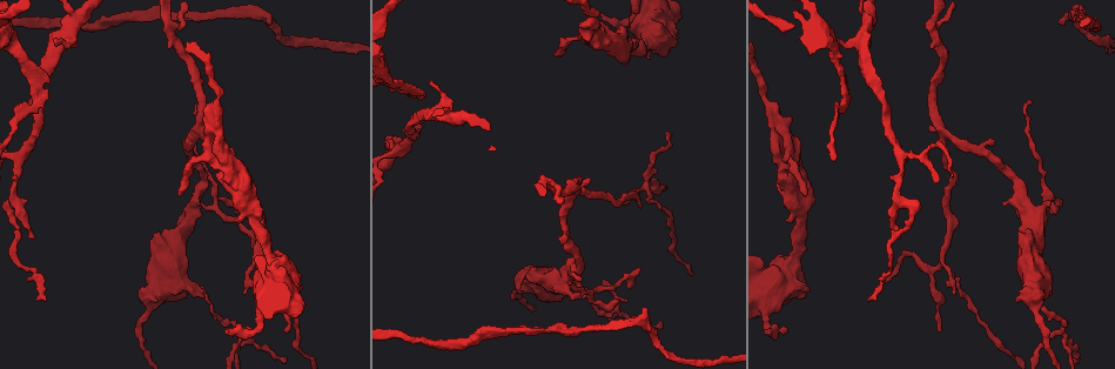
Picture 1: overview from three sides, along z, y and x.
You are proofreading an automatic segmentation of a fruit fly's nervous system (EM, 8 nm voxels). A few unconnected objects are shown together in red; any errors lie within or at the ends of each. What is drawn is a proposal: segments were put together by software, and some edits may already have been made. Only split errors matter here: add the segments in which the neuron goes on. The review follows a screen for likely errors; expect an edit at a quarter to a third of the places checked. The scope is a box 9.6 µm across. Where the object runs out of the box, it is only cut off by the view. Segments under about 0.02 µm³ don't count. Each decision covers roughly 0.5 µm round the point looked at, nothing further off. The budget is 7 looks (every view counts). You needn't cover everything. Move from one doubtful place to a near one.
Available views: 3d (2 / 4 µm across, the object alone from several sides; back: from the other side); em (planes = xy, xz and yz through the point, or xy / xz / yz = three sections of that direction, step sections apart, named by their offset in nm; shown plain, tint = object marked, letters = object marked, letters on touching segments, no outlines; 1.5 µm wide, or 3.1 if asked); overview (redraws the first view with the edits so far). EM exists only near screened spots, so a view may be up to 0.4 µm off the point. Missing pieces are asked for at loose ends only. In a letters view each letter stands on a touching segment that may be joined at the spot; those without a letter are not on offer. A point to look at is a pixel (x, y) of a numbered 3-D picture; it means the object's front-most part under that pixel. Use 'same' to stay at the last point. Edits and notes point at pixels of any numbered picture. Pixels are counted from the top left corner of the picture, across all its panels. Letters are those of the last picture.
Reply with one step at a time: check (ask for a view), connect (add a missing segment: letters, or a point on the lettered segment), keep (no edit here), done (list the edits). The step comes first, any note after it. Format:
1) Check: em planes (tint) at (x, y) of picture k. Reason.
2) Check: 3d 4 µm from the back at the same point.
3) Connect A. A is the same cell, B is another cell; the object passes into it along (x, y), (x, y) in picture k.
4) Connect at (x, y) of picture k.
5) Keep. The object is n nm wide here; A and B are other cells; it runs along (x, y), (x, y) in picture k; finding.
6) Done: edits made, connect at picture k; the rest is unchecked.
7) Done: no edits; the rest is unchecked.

Check: 3d 4 µm from the back at (433, 87) of picture 1. An open end.

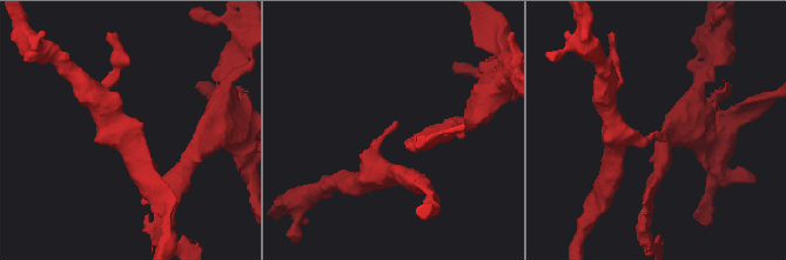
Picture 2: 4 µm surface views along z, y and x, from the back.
Check: em planes (letters) at (659, 140) of picture 2. Shape alone is not enough.

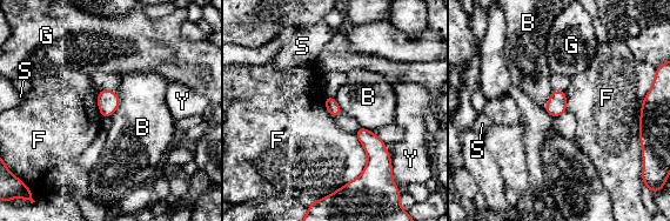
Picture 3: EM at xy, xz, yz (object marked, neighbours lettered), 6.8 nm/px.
Keep. B, F, G, S and Y are other cells; a border runs along (114, 91), (119, 106), (109, 116) in picture 3; none of them fits.

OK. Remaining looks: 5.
Check: em yz step 4 (letters) at (806, 193) of picture 1. Tapers out.

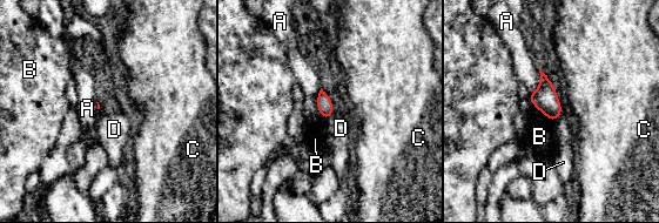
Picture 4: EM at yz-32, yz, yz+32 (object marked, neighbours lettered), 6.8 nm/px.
Check: em planes (letters) at the same point.

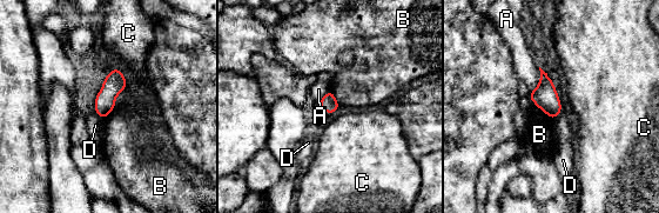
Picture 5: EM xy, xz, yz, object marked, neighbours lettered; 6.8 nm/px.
Keep. A, B, C and D are other cells; a border runs along (560, 112), (551, 119) in picture 5; no lettered segment goes on from it.

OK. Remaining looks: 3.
Check: em xy step 8 (tint) at (602, 13) of picture 1. Branch stops here.

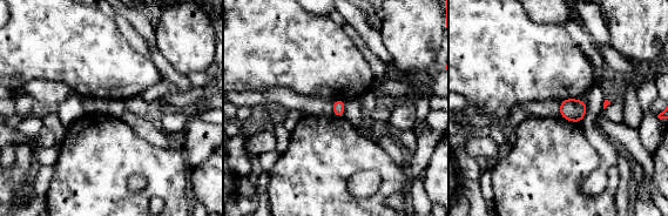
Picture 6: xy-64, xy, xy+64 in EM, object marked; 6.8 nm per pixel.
Check: em xy step 8 (letters) at the same point. What lies round it.

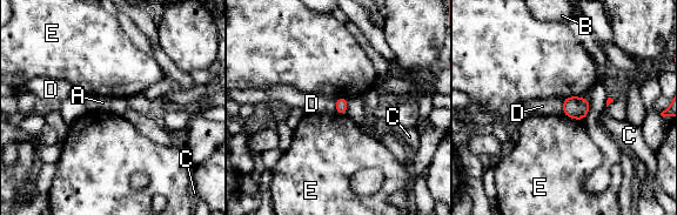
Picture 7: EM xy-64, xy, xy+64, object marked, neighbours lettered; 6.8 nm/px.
Keep. A, B, C, D and E are other cells; a border runs along (562, 99), (563, 114) in picture 7; no lettered segment goes on from it.

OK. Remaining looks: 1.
Done: no edits; the rest is unchecked.

